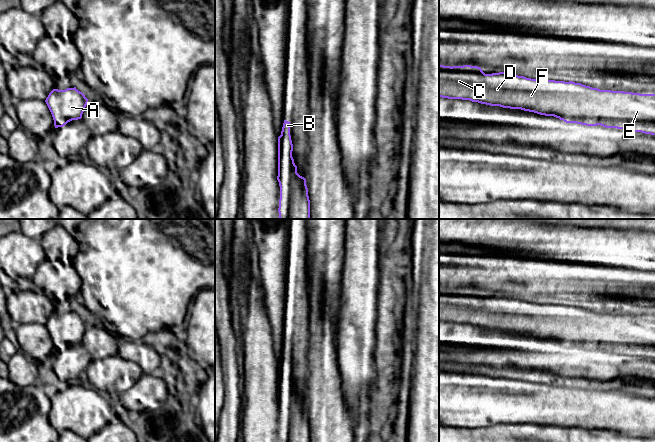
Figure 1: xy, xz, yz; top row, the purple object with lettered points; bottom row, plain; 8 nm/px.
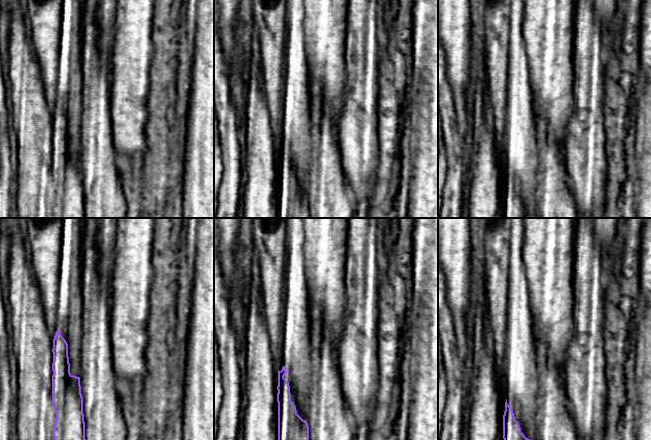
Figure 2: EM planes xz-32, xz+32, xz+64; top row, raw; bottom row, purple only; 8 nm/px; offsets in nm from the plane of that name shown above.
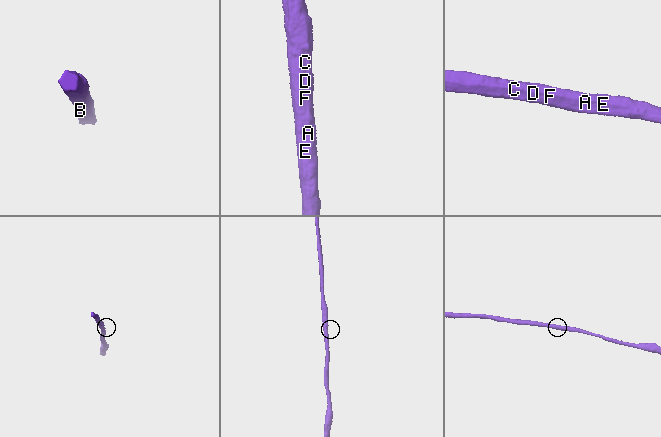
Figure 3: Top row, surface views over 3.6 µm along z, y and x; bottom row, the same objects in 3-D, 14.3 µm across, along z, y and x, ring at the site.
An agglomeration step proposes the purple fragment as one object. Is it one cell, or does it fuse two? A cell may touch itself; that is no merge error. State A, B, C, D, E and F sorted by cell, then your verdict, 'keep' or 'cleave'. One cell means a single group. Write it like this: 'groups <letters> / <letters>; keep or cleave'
groups A B C D E F; keep

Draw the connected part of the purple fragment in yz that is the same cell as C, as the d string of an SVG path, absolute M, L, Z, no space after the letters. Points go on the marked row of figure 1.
M439 64L439 97L554 116L566 123L601 125L655 135L655 94L600 90L572 81L536 80L505 72L485 74L478 66Z

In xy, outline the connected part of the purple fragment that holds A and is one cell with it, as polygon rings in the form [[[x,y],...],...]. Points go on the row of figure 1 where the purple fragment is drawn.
[[[74,87],[65,90],[53,89],[45,102],[52,114],[54,126],[58,128],[72,120],[81,119],[88,99]]]

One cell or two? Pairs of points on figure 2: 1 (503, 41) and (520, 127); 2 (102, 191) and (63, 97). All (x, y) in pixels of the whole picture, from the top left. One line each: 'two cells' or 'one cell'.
1: one cell
2: two cells

